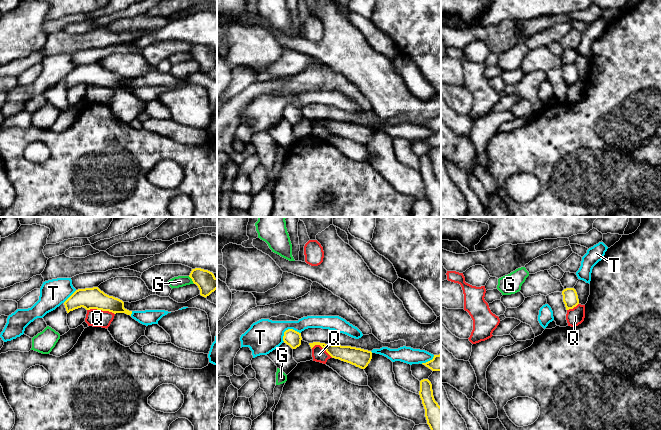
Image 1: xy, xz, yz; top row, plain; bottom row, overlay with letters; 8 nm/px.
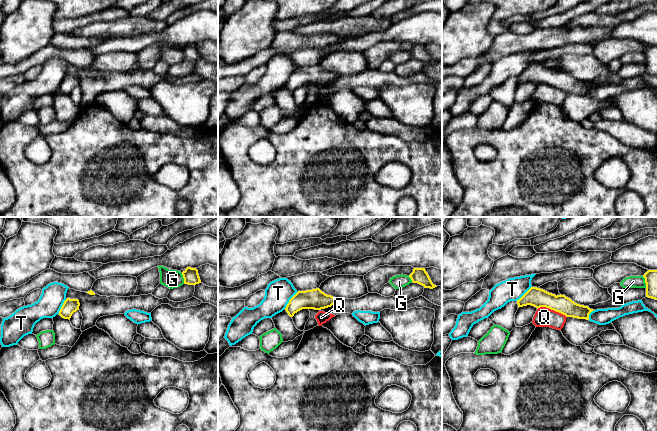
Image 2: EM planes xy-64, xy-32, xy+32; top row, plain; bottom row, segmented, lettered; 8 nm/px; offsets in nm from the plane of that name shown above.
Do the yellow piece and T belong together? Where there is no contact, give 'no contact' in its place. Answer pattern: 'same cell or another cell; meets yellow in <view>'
another cell; meets yellow in xz

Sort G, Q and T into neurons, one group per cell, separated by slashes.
G / Q / T

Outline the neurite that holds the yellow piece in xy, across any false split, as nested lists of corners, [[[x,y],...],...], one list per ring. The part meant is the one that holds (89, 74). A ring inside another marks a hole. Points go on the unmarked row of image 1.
[[[98,63],[76,66],[64,78],[64,81],[67,89],[83,83],[86,86],[97,85],[109,87],[114,90],[125,89],[130,92],[132,90],[132,87],[124,84],[124,78],[122,76],[105,70]]]

